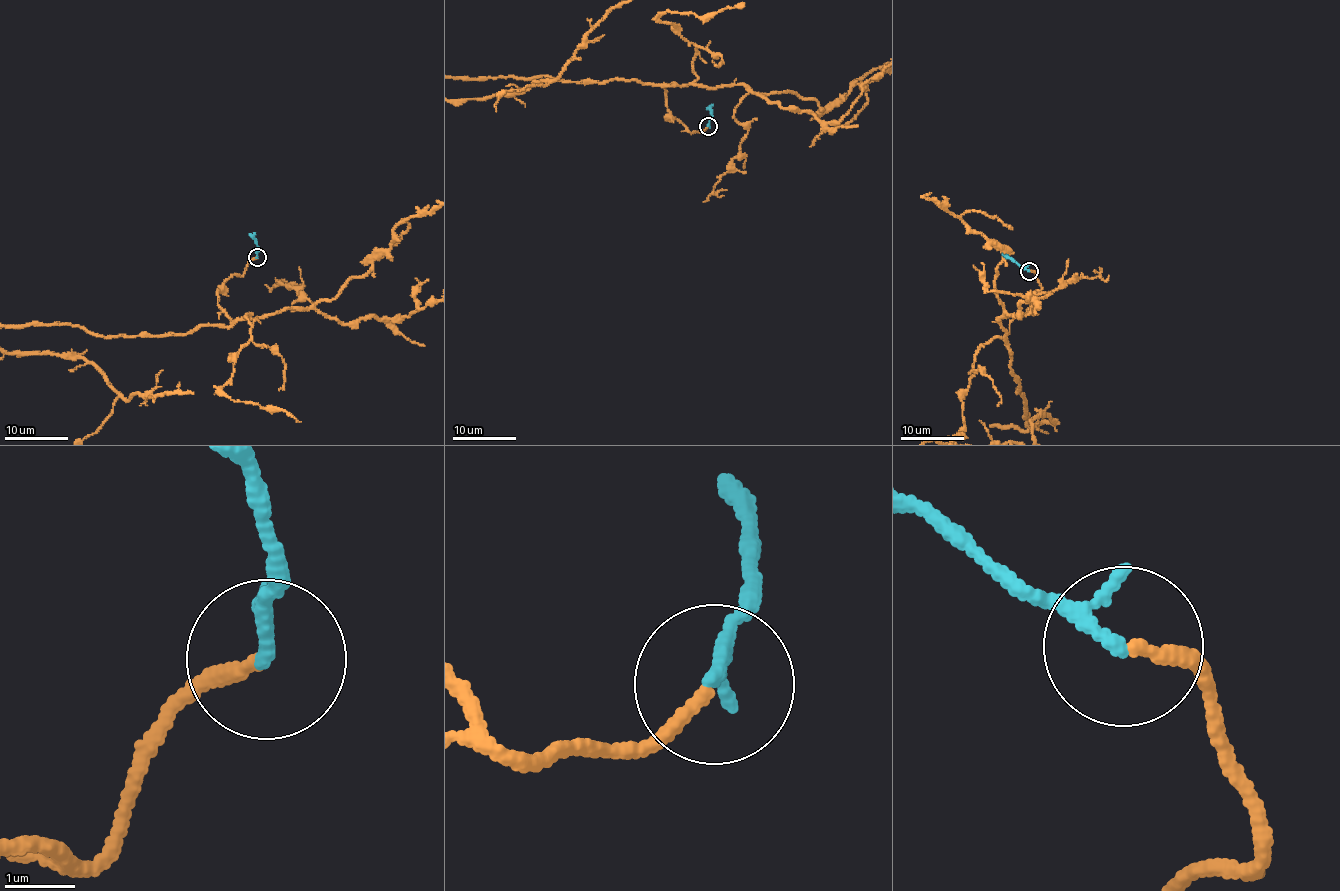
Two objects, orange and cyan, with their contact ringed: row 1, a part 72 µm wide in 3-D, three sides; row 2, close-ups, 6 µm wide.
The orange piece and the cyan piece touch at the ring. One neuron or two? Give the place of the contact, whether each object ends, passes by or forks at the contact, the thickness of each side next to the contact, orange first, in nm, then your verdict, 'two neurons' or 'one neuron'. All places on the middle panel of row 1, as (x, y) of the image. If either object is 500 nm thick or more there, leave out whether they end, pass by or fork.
(708, 126) | orange ends | cyan passes by | 180/150 nm | one neuron

